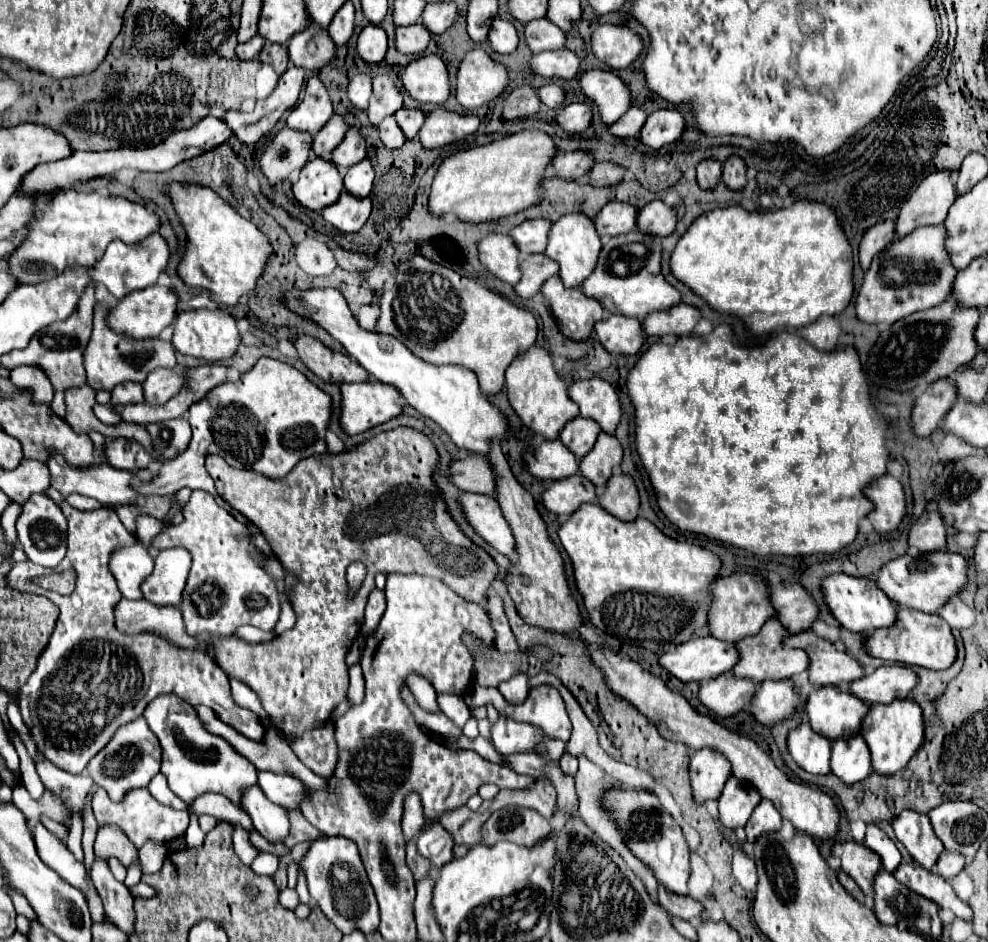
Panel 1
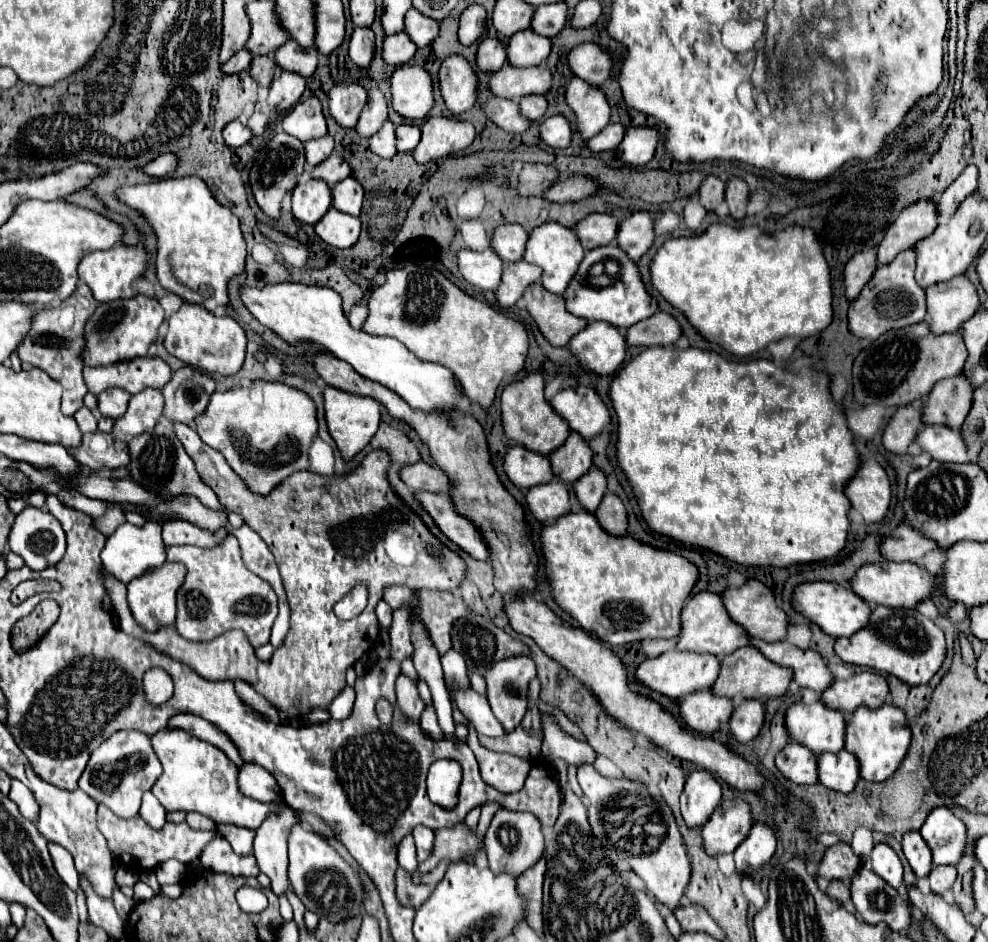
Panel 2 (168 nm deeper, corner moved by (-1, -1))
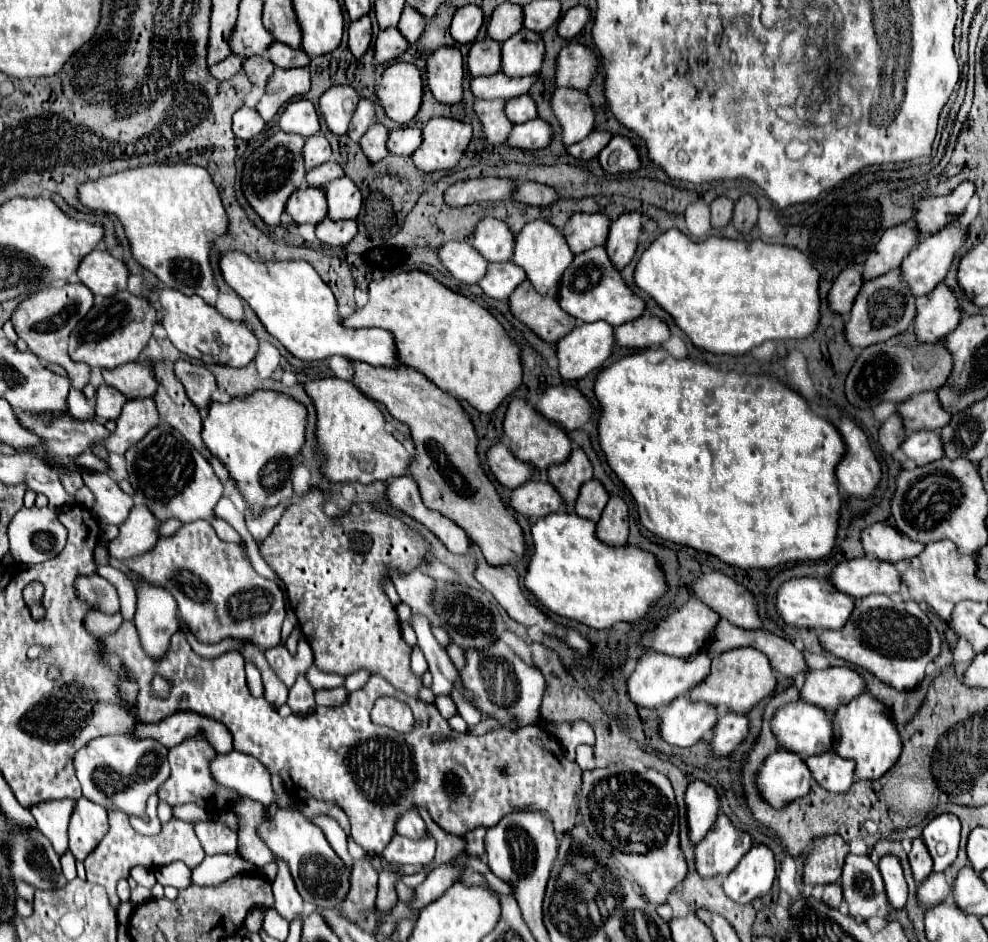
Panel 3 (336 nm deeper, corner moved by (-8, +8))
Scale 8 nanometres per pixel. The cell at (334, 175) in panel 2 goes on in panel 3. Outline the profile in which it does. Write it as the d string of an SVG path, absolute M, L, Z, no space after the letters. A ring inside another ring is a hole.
M327 161L327 163L323 163L323 165L315 167L315 169L311 169L305 179L307 179L307 183L313 185L313 187L323 187L323 185L327 185L329 181L339 179L339 177L343 177L341 165L335 163L335 161Z

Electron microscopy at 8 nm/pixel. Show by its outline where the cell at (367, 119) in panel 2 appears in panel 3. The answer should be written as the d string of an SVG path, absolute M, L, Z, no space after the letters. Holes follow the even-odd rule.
M361 99L359 101L357 111L355 111L355 115L351 119L351 125L349 125L349 131L347 131L347 135L353 141L361 141L365 131L371 125L375 125L375 109L377 109L377 101L375 99Z

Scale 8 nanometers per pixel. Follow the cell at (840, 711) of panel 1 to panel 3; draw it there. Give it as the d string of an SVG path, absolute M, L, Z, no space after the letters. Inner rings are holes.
M797 701L797 703L789 703L789 705L781 707L775 713L775 717L771 721L771 729L783 749L799 753L801 757L811 757L811 755L819 755L819 753L833 749L835 737L831 733L831 717L833 717L831 711L825 711L825 709L805 703L805 701Z

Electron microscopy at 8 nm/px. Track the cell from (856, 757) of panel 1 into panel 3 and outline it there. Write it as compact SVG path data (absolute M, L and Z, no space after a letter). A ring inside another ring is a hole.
M835 751L807 757L807 767L813 779L831 793L845 793L855 781L855 763L839 757Z

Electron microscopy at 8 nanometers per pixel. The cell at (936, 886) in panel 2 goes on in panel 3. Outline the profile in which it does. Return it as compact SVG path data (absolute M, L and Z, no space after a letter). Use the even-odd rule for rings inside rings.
M933 871L925 881L919 883L917 895L919 895L919 901L921 901L923 907L937 905L951 895L951 883L947 881L945 873L935 873Z

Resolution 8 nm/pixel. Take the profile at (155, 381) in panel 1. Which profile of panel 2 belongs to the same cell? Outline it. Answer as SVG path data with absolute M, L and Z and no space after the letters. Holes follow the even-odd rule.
M142 390L132 396L128 410L114 422L112 438L116 446L128 446L128 442L144 432L150 432L162 416L164 398L160 390Z

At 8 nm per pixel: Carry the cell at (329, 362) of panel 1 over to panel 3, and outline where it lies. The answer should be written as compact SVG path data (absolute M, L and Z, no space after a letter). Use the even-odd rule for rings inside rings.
M351 361L351 365L355 371L355 387L367 397L383 403L389 413L409 425L409 429L415 429L413 443L417 453L411 463L411 477L419 485L423 503L463 527L481 547L489 565L509 565L521 561L527 551L523 529L503 505L495 483L485 475L479 463L479 437L469 413L461 407L461 403L443 393L443 389L423 377L423 373L403 373L405 369L373 367L355 361Z

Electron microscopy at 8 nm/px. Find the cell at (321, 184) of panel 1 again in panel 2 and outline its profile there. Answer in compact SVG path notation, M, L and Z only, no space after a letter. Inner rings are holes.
M306 180L292 192L292 214L304 224L314 226L330 208L332 192L326 182Z

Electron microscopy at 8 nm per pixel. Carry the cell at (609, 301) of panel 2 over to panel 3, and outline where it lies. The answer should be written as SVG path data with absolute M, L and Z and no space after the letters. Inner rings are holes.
M595 247L595 249L589 249L585 253L579 253L575 255L573 263L569 265L569 269L565 271L563 279L561 279L561 287L559 287L559 303L563 307L563 311L567 311L569 315L573 315L575 319L579 321L585 321L585 323L593 323L593 321L607 321L611 323L613 327L619 327L627 321L633 321L637 317L643 315L645 311L645 301L633 293L633 289L625 283L621 271L613 265L613 261L607 257L607 251L605 247ZM587 263L593 263L597 267L601 267L601 279L599 283L593 287L593 289L587 289L587 291L577 291L575 289L575 275L577 275L577 269L587 265Z

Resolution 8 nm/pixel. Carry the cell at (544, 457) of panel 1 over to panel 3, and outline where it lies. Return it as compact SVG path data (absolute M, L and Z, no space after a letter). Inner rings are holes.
M497 443L487 451L487 463L495 475L495 479L505 487L519 487L527 479L533 479L537 469L533 465L527 465L525 461L519 461L515 455L511 455L509 445Z

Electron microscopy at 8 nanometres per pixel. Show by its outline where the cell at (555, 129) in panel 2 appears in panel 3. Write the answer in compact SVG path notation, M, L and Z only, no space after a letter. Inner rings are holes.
M541 117L513 127L507 143L519 149L543 149L553 141L553 125Z

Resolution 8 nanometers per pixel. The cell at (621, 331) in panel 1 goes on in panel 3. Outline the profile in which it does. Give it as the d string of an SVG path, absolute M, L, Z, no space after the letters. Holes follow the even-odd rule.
M605 321L591 325L577 323L575 329L557 343L559 373L565 379L583 379L607 361L613 345L615 329Z

